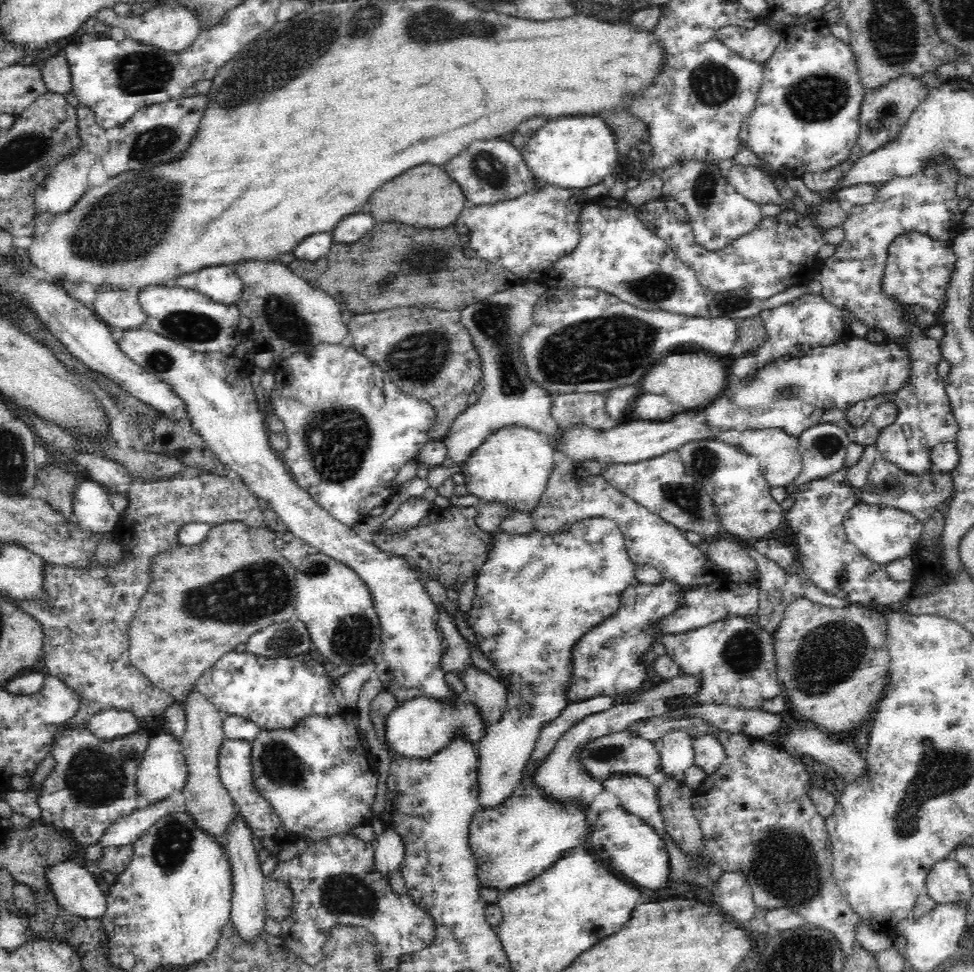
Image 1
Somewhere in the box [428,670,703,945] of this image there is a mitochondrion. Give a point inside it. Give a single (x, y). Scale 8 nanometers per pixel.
(611, 752)

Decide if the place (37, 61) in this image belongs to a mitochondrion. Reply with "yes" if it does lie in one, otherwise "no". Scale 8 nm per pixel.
no

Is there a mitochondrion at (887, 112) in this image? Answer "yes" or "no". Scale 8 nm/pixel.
yes

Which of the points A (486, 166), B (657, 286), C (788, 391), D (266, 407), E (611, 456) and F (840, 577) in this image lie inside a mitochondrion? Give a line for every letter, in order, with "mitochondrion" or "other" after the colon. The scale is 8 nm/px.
A: mitochondrion
B: mitochondrion
C: mitochondrion
D: other
E: other
F: mitochondrion

